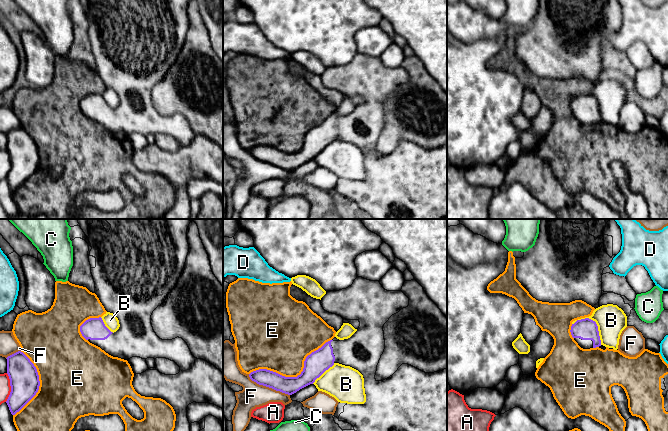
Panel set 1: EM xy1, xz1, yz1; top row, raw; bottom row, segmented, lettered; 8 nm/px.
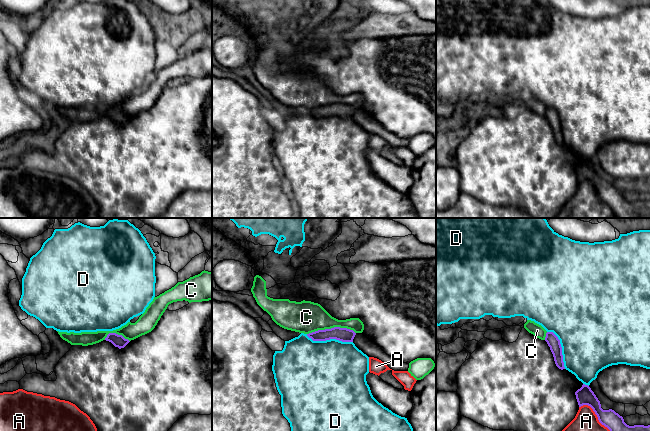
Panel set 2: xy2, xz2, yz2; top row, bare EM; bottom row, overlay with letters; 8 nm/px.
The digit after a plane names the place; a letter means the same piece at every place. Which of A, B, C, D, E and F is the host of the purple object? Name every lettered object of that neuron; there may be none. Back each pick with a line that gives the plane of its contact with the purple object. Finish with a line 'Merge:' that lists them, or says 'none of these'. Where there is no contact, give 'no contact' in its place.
Merge: none of these

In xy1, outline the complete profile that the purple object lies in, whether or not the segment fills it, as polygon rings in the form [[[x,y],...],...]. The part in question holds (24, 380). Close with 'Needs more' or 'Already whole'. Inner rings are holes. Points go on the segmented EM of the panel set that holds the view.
[[[18,351],[6,359],[11,386],[6,403],[15,415],[36,395],[40,381],[36,367],[23,352]]]. Already whole

